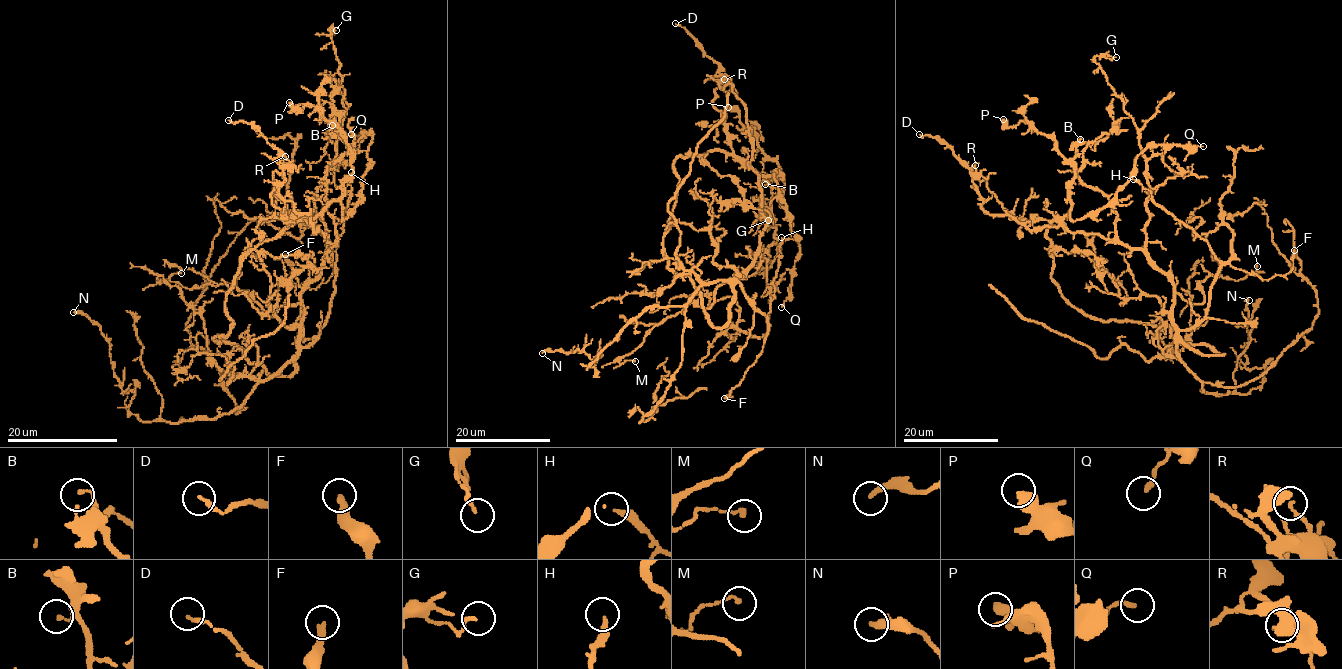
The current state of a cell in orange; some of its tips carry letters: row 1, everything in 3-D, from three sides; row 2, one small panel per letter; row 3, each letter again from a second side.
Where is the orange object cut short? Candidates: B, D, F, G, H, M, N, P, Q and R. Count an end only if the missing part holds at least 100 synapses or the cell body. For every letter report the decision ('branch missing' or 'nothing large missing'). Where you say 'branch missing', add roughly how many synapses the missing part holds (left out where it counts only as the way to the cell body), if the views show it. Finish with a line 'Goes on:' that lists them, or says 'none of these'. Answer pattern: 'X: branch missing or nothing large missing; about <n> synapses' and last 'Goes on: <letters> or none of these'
B: nothing large missing
D: nothing large missing
F: nothing large missing
G: nothing large missing
H: nothing large missing
M: nothing large missing
N: nothing large missing
P: nothing large missing
Q: nothing large missing
R: nothing large missing
Goes on: none of these

